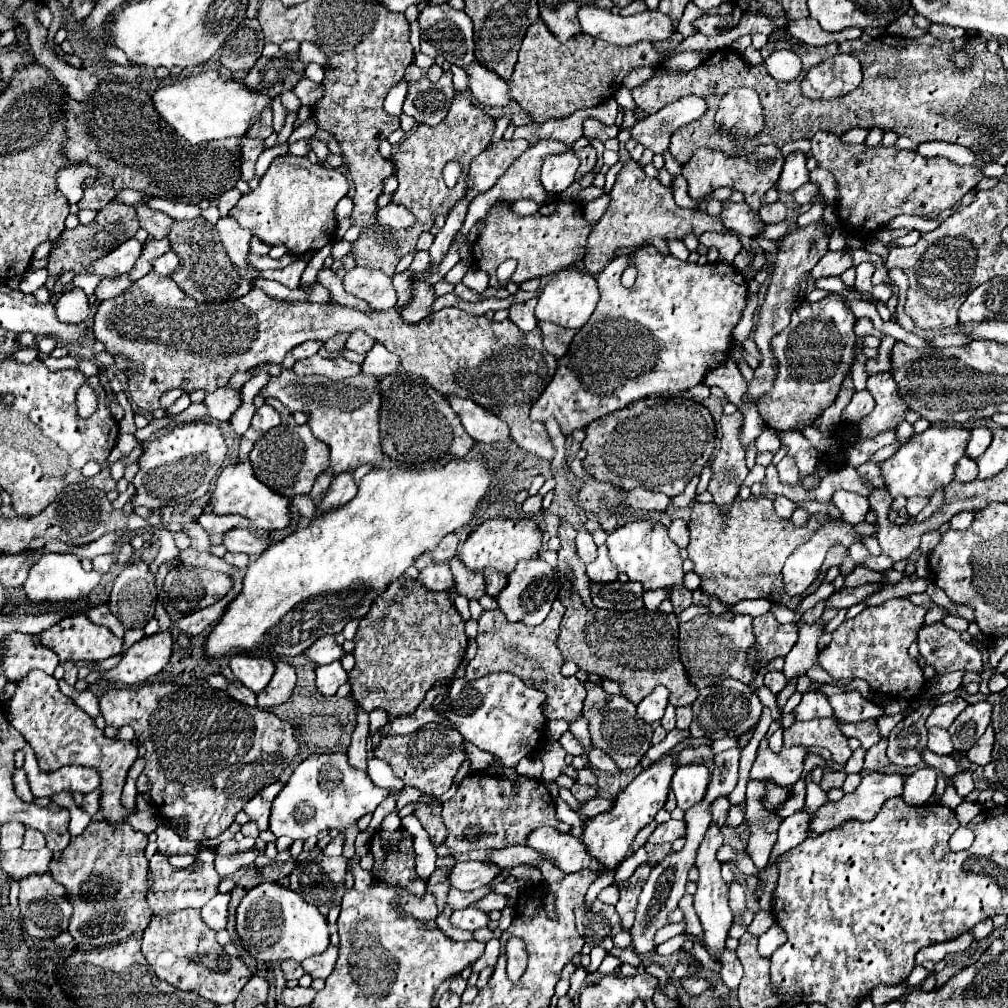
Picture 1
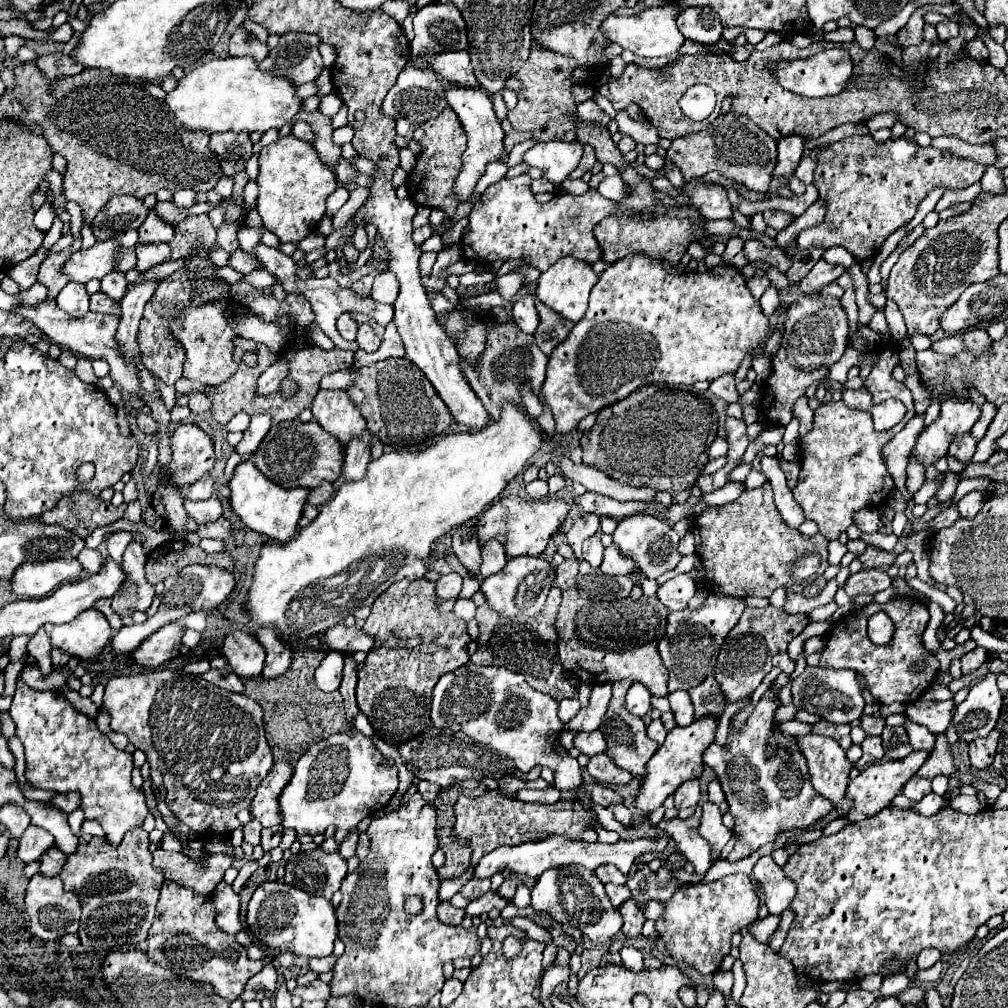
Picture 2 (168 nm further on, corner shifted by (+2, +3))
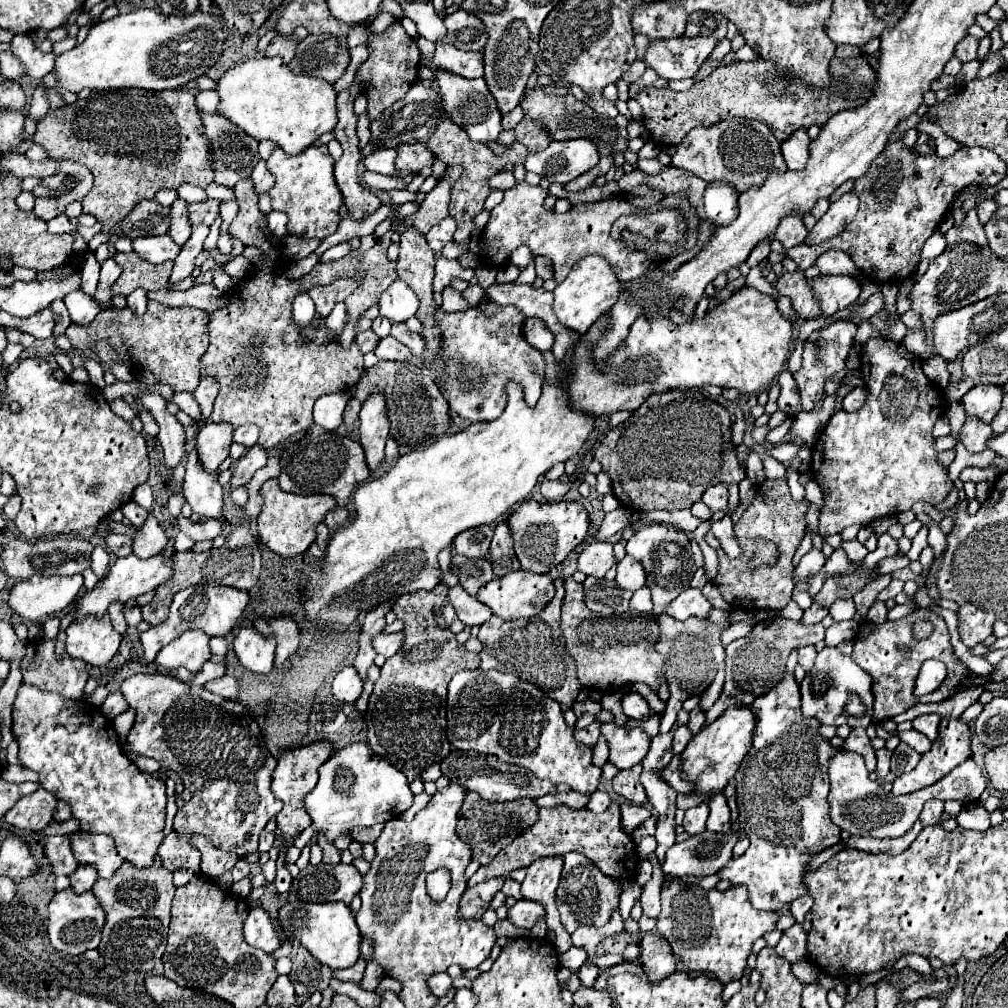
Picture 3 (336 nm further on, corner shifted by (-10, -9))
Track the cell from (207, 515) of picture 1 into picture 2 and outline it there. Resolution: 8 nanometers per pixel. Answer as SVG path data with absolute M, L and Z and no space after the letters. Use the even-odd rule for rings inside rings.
M206 499L206 501L186 501L184 503L188 515L198 523L206 525L222 517L222 505L218 499Z

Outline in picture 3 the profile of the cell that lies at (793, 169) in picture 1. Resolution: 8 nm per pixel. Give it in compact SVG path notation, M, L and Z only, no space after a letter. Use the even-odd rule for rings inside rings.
M796 129L788 141L782 143L782 155L784 155L784 161L788 165L788 169L792 171L800 171L808 159L808 143L810 143L810 137L806 133L806 129Z

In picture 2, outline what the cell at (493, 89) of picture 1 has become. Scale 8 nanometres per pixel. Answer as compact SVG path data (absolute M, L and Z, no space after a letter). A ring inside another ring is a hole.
M466 51L440 53L436 57L430 57L430 63L432 63L430 67L450 83L462 87L480 87Z

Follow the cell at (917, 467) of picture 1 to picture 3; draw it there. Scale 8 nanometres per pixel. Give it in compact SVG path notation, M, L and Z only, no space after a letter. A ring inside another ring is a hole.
M976 385L964 397L966 415L980 415L982 421L992 421L1002 403L1002 387L996 385Z

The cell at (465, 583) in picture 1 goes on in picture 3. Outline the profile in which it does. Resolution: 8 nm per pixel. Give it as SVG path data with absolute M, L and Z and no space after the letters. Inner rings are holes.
M480 525L476 529L468 529L468 531L458 533L454 537L452 545L454 545L456 553L460 553L460 555L468 555L472 559L484 557L488 553L492 533L494 533L492 525Z

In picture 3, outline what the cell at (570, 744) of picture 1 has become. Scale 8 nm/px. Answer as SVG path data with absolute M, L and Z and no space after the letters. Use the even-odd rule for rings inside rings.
M602 723L600 731L608 739L610 757L608 761L614 763L618 769L630 769L636 763L640 763L648 749L650 749L650 737L646 731L634 727L616 727L614 723Z

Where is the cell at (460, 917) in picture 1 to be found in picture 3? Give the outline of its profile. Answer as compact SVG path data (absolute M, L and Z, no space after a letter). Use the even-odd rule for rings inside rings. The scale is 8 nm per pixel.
M522 899L512 909L508 909L508 919L516 927L524 927L524 929L532 929L536 921L544 915L546 915L546 909L538 901L528 901L528 899Z

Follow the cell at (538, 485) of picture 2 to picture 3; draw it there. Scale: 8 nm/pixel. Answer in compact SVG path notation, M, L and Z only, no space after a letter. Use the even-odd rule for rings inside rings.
M544 479L540 485L540 493L548 499L548 501L560 501L566 493L568 493L572 482L560 480Z

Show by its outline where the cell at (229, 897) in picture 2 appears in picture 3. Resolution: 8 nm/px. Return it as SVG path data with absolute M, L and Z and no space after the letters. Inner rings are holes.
M254 907L244 923L244 937L246 937L246 943L252 945L252 947L258 947L266 953L274 953L282 941L272 925L272 919L270 915L262 909L262 907Z

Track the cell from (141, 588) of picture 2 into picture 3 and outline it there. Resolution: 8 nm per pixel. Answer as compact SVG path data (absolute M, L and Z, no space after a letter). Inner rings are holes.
M148 517L146 523L142 527L138 527L134 539L132 539L132 549L138 557L152 557L156 553L160 553L166 547L168 539L164 535L164 531L160 529L160 523L156 521L156 517Z

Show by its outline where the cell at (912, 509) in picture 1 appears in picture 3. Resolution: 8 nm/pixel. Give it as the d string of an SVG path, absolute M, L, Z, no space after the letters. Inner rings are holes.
M966 467L962 473L960 473L960 481L974 481L974 483L980 483L980 481L988 481L988 483L994 483L994 477L1000 475L1000 469L978 469L978 467Z

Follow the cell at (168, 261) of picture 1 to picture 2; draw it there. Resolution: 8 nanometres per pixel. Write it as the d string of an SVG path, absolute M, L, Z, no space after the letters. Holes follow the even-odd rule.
M164 243L164 245L138 245L136 255L138 255L136 269L146 271L154 265L170 261L170 245L168 243Z

